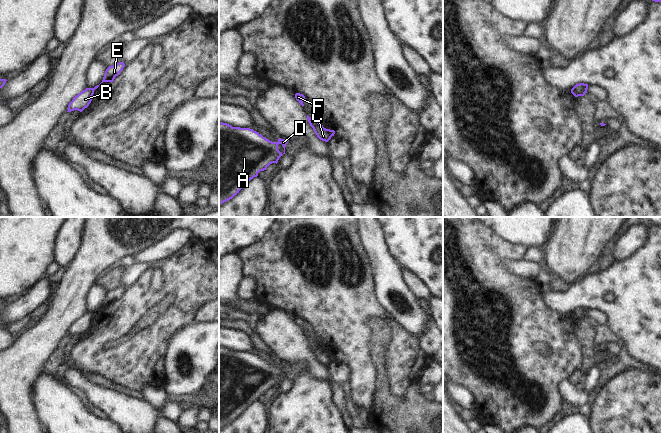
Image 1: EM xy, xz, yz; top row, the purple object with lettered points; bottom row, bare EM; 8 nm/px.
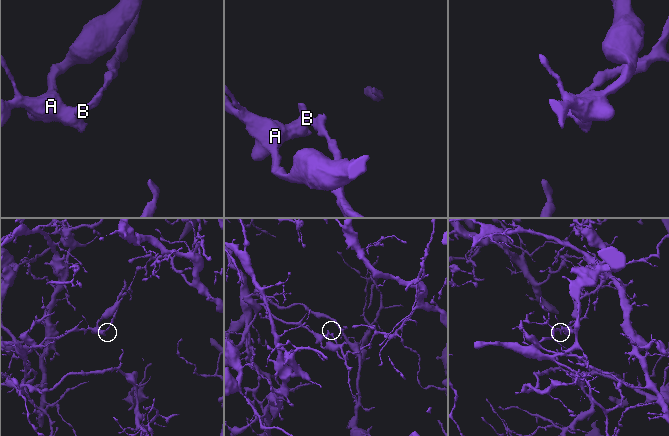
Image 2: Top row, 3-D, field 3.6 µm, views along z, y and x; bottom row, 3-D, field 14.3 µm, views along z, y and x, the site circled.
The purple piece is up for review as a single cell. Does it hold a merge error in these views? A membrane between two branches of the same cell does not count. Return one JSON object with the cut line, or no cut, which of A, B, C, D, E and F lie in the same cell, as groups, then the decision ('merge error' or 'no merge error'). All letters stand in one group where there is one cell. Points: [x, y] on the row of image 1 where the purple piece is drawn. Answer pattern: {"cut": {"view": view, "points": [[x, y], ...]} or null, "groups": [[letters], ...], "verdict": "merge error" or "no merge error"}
{"cut": {"view": "xz", "points": [[318, 122], [313, 128]]}, "groups": [["A", "B", "D", "F"], ["C", "E"]], "verdict": "merge error"}

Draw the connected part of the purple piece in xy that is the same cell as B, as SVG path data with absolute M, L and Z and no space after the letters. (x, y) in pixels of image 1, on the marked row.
M86 88L85 90L80 92L69 103L67 112L71 112L74 110L78 110L78 111L82 112L91 103L93 94L94 94L93 88Z

